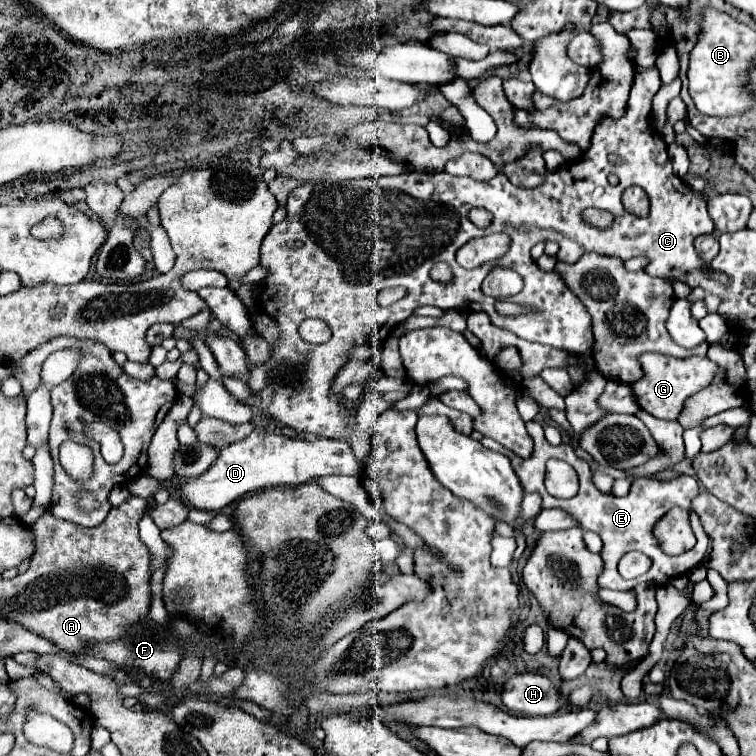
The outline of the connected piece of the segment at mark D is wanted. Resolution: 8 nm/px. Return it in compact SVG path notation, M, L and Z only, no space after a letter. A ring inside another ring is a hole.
M256 425L256 431L252 431L250 437L220 449L218 459L210 465L208 471L186 481L180 487L180 499L194 509L218 513L222 507L250 491L276 485L302 485L314 479L314 475L328 475L328 455L346 455L346 475L356 475L356 457L346 441L290 439L284 435L268 433L262 425ZM314 465L318 465L318 471Z

